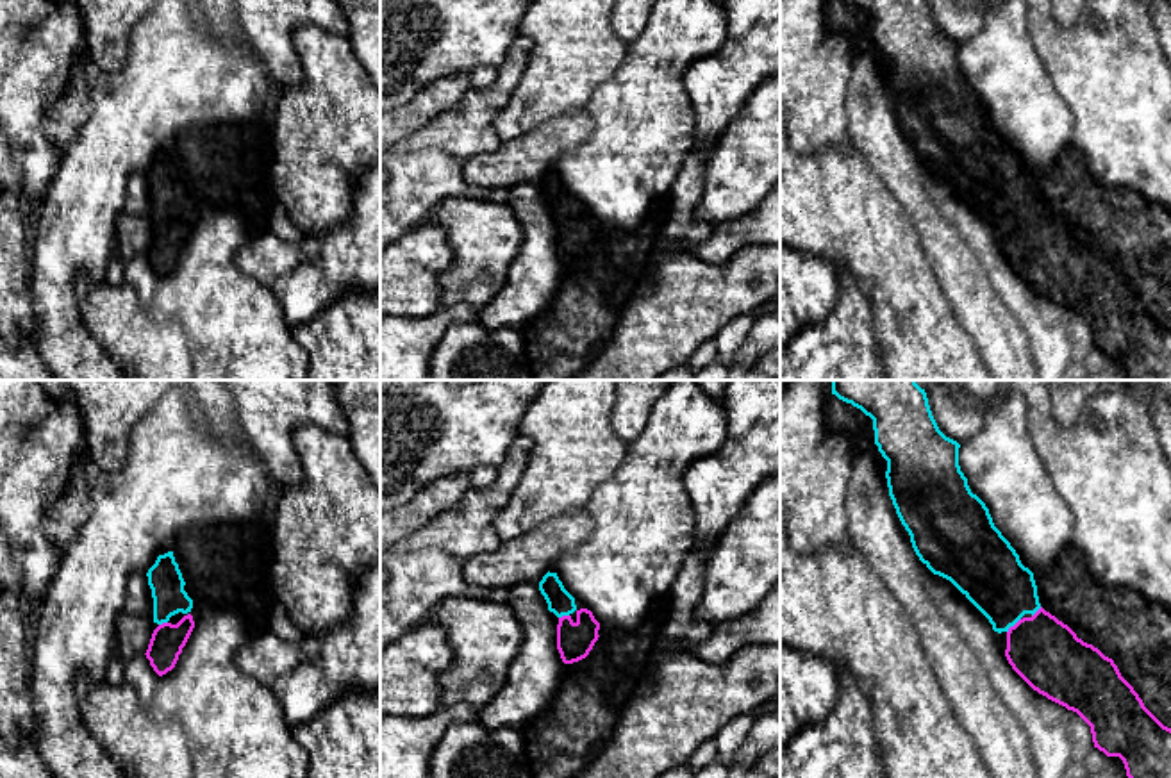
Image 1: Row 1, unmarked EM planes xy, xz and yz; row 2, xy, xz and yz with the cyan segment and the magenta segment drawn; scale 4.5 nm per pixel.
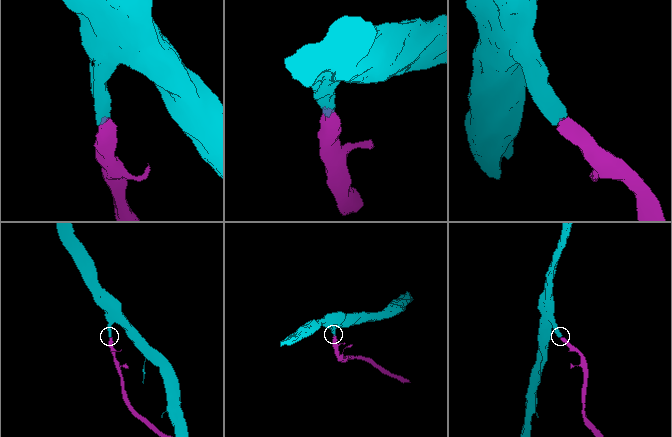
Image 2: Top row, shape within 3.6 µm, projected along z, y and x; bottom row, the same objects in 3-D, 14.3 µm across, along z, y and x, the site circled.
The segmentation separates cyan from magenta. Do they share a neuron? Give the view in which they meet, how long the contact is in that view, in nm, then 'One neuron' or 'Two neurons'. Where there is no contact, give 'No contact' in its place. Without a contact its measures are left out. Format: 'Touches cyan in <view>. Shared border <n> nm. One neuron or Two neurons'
Touches cyan in yz. Shared border 90 nm. One neuron

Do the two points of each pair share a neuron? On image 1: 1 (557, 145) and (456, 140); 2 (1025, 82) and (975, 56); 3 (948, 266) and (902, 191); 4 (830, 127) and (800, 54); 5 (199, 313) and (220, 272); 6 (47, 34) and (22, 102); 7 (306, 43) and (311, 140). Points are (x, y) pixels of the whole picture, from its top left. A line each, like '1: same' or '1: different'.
1: different
2: same
3: same
4: same
5: same
6: same
7: same

